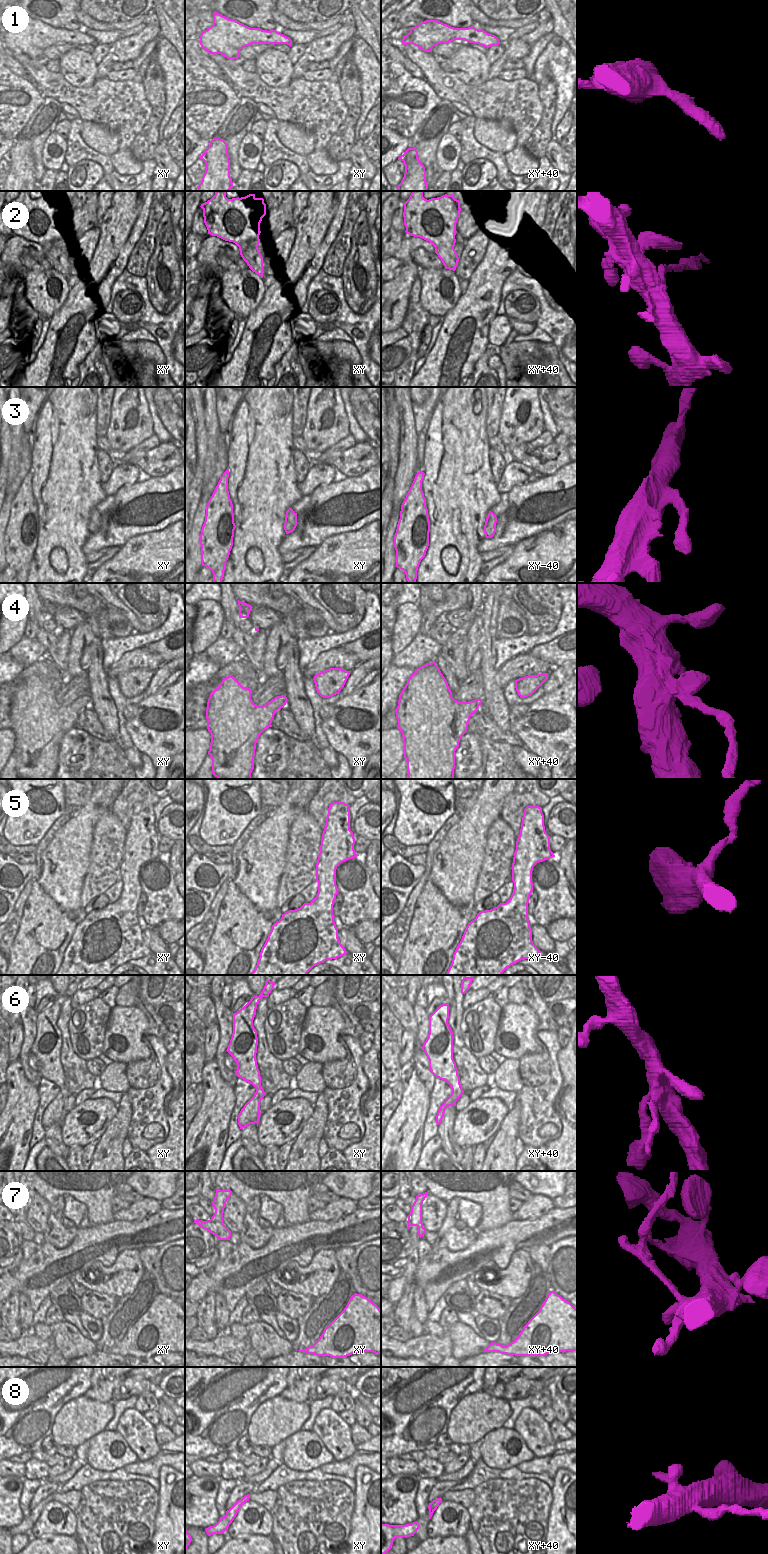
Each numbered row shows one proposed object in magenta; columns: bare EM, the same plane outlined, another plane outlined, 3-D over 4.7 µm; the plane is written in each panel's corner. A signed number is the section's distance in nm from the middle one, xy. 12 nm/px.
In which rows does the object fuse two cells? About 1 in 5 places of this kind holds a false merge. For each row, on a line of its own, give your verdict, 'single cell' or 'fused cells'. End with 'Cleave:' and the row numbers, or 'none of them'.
1: single cell
2: fused cells
3: single cell
4: fused cells
5: single cell
6: single cell
7: fused cells
8: single cell
Cleave: 2, 4, 7

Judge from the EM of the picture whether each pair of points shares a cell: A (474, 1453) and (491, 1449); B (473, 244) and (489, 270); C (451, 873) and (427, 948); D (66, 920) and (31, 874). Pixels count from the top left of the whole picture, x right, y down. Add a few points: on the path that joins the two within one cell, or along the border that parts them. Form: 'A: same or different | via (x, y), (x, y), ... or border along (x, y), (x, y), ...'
A: different | border along (481, 1441), (480, 1458)
B: different | border along (491, 237), (489, 247), (469, 279)
C: same | via (430, 880), (430, 926)
D: different | border along (40, 871), (35, 881)

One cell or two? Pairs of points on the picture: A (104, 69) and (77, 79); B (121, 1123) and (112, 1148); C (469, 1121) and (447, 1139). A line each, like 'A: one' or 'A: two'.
A: two
B: one
C: two

